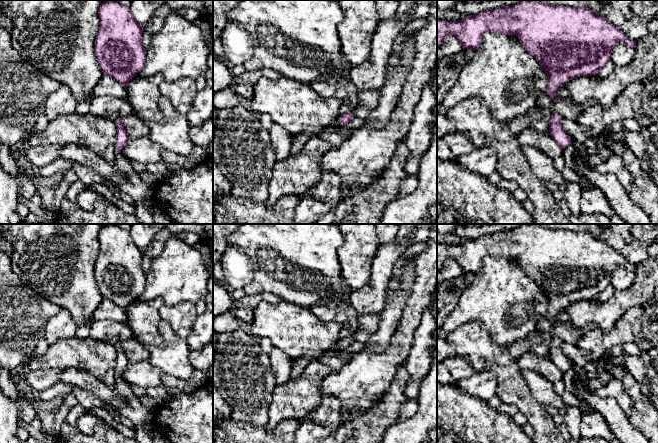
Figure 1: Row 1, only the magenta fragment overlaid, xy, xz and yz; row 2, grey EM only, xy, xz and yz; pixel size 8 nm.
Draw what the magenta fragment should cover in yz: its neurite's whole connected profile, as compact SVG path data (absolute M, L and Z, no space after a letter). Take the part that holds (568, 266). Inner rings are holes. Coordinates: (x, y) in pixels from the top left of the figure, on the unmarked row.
M522 224L512 229L491 235L468 239L459 245L437 243L437 271L445 267L448 259L454 259L463 273L477 274L482 260L487 257L516 260L525 274L533 279L548 300L548 317L555 326L557 312L572 302L591 300L602 293L611 282L617 266L634 272L636 265L628 262L621 254L601 239L586 231L550 229L540 225Z

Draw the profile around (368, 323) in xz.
M359 314L359 327L351 335L354 343L342 352L342 357L350 361L354 356L364 354L370 336L377 331L379 321L380 314Z

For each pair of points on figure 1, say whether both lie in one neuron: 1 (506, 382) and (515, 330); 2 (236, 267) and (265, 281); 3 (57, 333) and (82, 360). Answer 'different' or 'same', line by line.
1: different
2: different
3: different

